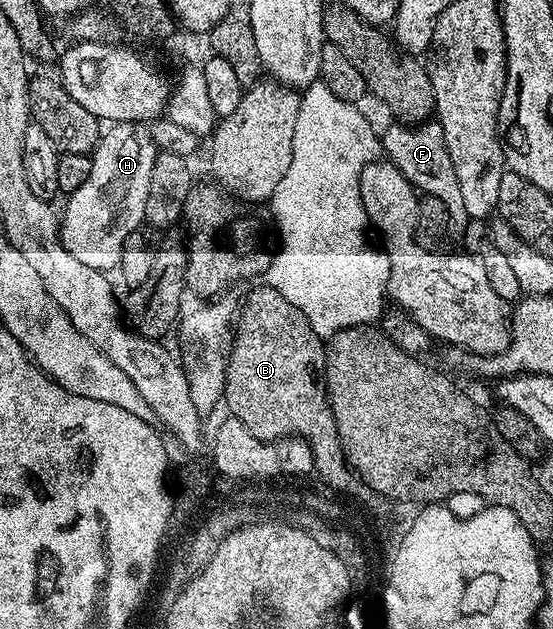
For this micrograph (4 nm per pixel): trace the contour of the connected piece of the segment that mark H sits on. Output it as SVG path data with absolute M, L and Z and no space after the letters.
M118 122L116 124L110 125L108 129L102 133L101 141L98 142L96 148L93 149L93 153L91 155L93 163L91 164L91 176L87 176L87 180L83 180L83 184L79 184L79 188L75 188L75 192L73 194L68 195L67 201L69 202L65 206L65 218L63 214L63 221L59 226L59 233L61 236L61 242L67 248L67 252L71 252L71 256L75 256L75 260L79 260L82 264L87 264L87 268L91 268L92 270L100 270L102 272L113 272L120 267L121 257L123 256L123 244L127 240L127 236L131 236L132 234L138 233L142 229L143 223L145 222L145 205L147 204L147 187L151 185L151 164L155 164L155 156L159 153L157 146L151 140L151 136L149 135L148 129L144 125L138 124L136 122Z

